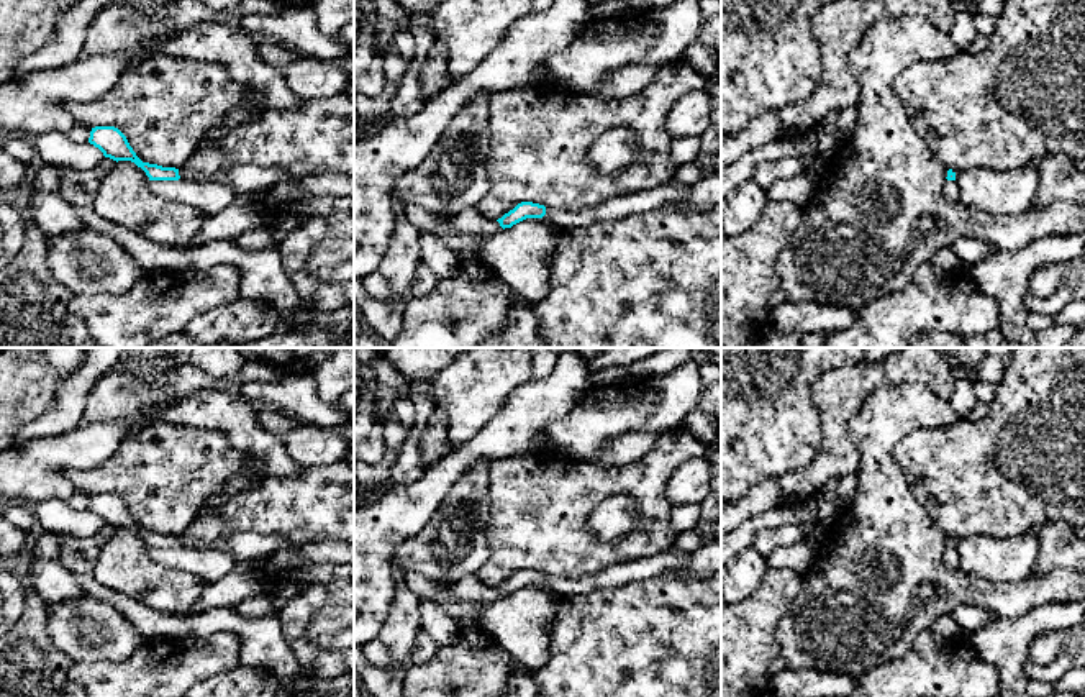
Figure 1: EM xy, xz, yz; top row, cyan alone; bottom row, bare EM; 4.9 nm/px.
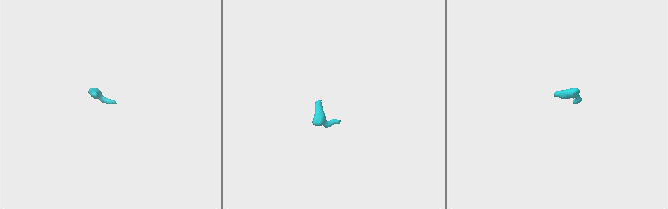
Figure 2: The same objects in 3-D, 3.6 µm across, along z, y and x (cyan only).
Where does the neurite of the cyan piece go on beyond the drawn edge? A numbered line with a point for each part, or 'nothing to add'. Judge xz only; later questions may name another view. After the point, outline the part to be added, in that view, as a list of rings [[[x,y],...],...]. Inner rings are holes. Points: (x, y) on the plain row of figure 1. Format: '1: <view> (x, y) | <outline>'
1: xz (623, 573) | [[[667,551],[651,558],[621,561],[600,572],[580,579],[546,576],[544,585],[562,595],[588,594],[602,587],[618,587],[634,581],[651,579],[664,571],[685,566],[690,559],[687,551]]]

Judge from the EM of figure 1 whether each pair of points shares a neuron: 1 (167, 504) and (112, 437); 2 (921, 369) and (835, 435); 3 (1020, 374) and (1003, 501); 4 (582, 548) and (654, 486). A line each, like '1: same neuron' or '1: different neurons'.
1: different neurons
2: same neuron
3: same neuron
4: same neuron

